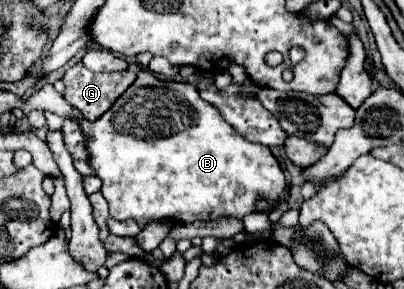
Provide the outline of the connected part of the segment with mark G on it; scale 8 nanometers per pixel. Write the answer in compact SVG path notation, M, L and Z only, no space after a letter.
M76 63L62 77L66 85L64 99L84 119L96 121L134 83L134 79L136 79L136 73L132 71L92 73L84 69L82 63Z

